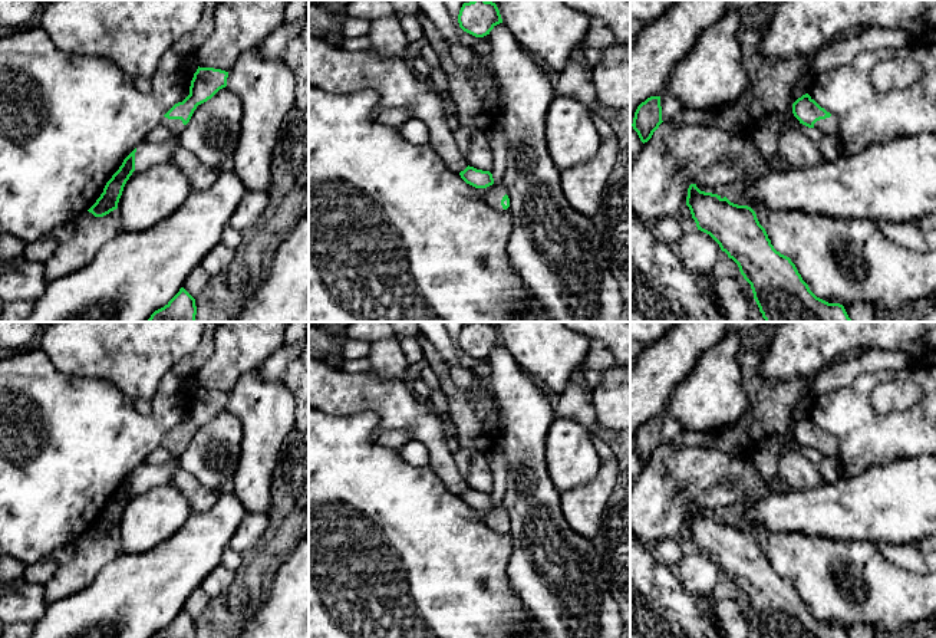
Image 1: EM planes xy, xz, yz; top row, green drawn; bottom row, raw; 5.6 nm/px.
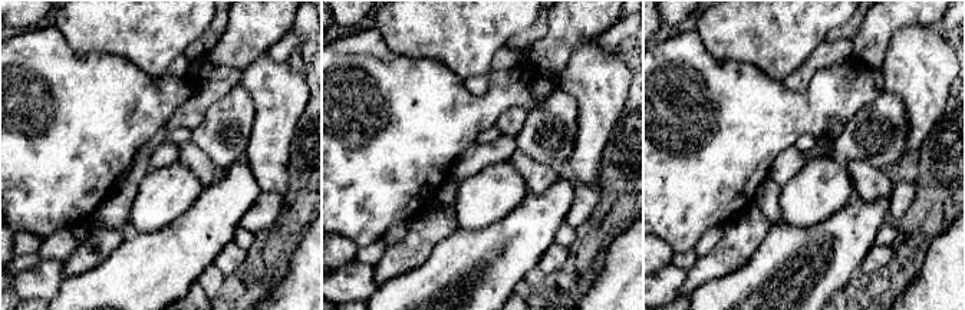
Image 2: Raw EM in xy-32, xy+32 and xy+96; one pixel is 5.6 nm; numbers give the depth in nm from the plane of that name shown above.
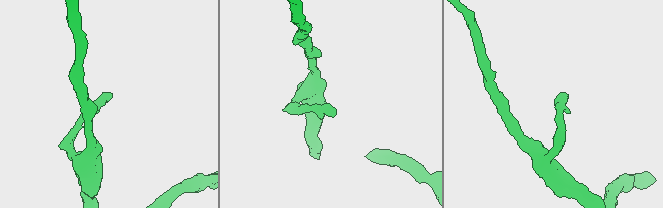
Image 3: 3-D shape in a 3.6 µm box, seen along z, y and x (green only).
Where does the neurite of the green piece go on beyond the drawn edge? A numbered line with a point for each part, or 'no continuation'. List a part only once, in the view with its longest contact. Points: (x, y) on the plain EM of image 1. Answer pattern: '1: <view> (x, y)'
1: xy (174, 447)

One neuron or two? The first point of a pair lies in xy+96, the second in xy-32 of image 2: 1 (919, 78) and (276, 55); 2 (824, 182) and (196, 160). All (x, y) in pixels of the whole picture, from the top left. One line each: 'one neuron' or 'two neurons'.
1: two neurons
2: two neurons

